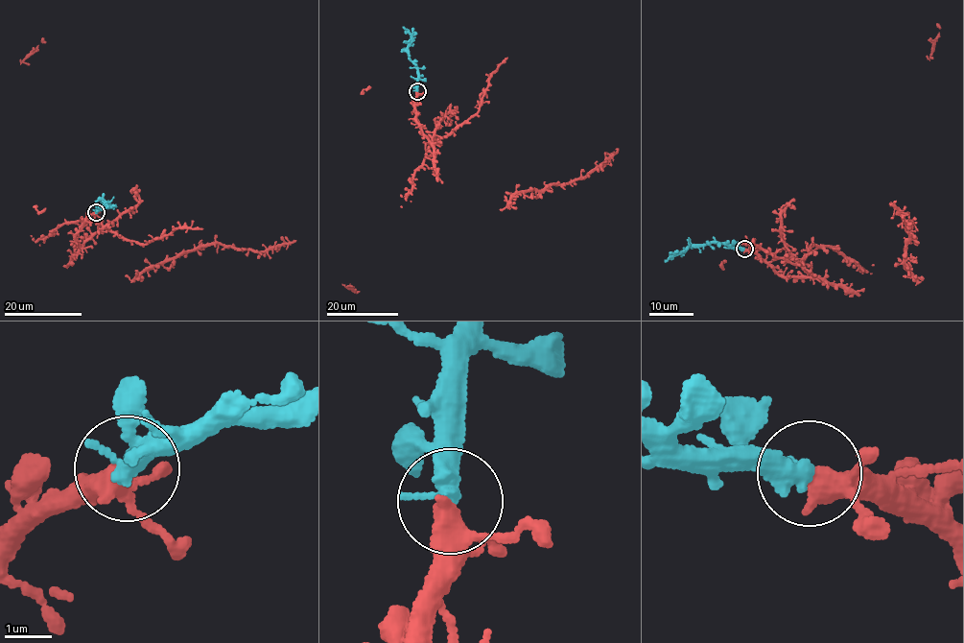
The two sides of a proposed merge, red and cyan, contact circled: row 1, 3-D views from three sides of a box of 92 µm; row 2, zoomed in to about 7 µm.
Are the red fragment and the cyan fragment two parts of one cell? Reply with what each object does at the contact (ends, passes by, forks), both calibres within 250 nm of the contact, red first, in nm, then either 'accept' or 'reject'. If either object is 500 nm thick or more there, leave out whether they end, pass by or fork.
red forks; cyan ends; calibres 320 and 480 nm; accept

